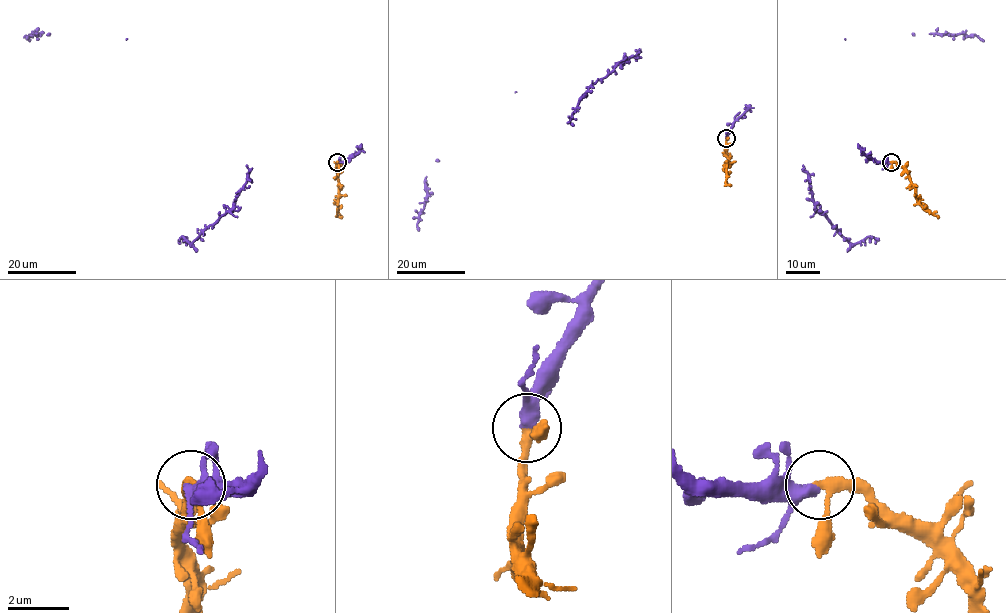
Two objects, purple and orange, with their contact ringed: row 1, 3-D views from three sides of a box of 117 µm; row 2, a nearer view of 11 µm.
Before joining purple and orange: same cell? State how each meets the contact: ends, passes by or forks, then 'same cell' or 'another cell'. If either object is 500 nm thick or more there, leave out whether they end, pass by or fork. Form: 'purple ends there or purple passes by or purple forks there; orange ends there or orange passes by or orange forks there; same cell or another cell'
purple forks there; orange passes by; same cell

